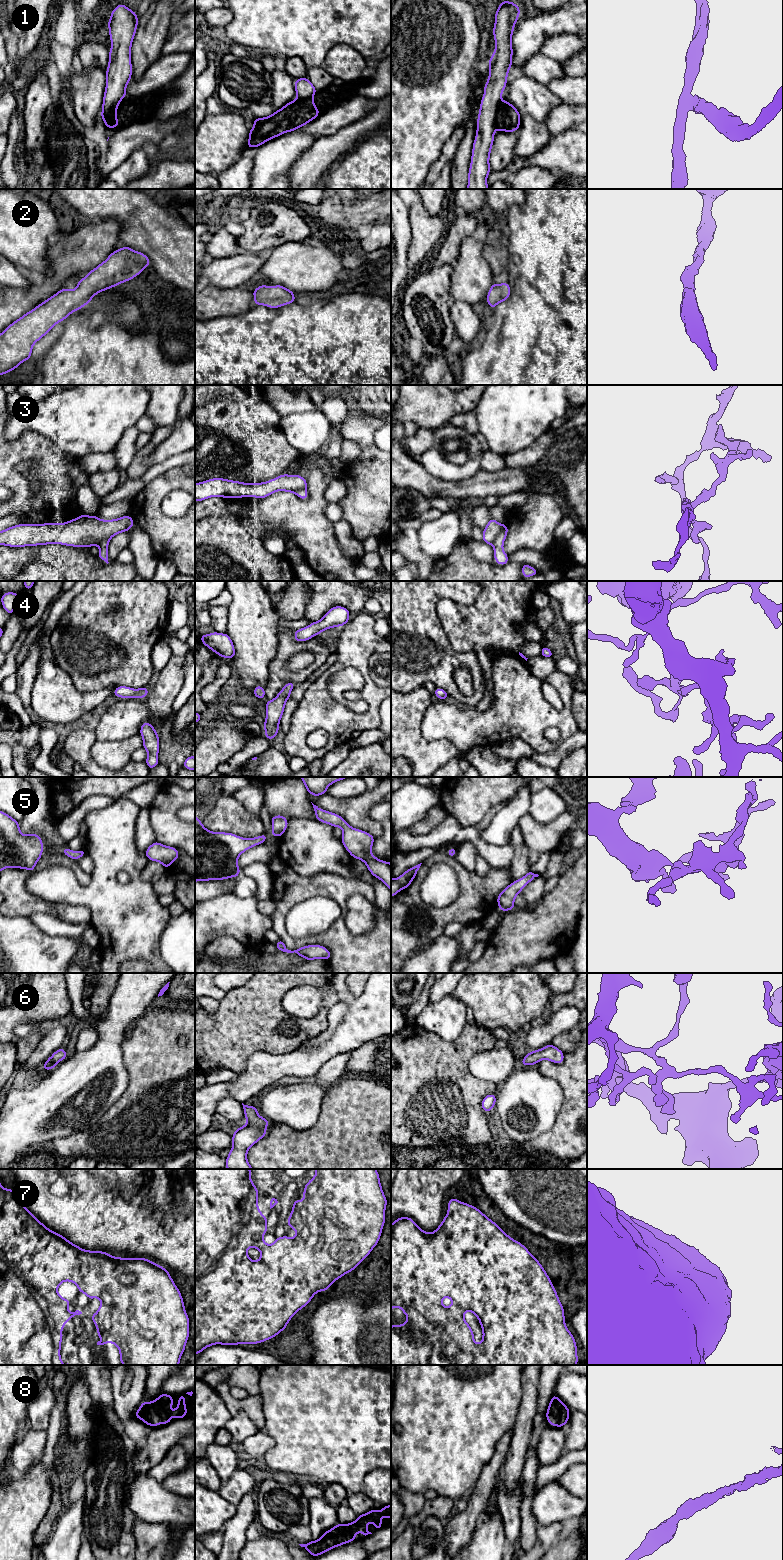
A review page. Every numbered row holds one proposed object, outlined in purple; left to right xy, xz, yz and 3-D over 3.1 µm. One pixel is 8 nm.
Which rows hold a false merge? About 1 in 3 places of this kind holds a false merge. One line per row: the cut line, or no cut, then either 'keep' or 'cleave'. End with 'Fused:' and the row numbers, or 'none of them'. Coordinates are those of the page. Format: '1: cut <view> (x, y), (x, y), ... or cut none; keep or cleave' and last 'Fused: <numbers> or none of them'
1: cut yz (501, 100), (497, 110), (495, 128); cleave
2: cut none; keep
3: cut yz (504, 525), (491, 544); cleave
4: cut none; keep
5: cut none; keep
6: cut none; keep
7: cut none; keep
8: cut none; keep
Fused: 1, 3

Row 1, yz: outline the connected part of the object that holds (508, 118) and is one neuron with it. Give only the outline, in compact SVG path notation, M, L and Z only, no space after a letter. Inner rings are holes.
M501 101L496 115L496 129L504 132L515 132L520 128L521 114L508 101Z

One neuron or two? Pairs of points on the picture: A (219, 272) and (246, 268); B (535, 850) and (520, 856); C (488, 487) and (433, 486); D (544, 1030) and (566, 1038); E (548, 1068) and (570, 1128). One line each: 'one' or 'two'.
A: one
B: two
C: one
D: two
E: one

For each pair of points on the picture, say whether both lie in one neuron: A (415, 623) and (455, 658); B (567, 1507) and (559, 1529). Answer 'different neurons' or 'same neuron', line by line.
A: same neuron
B: different neurons

